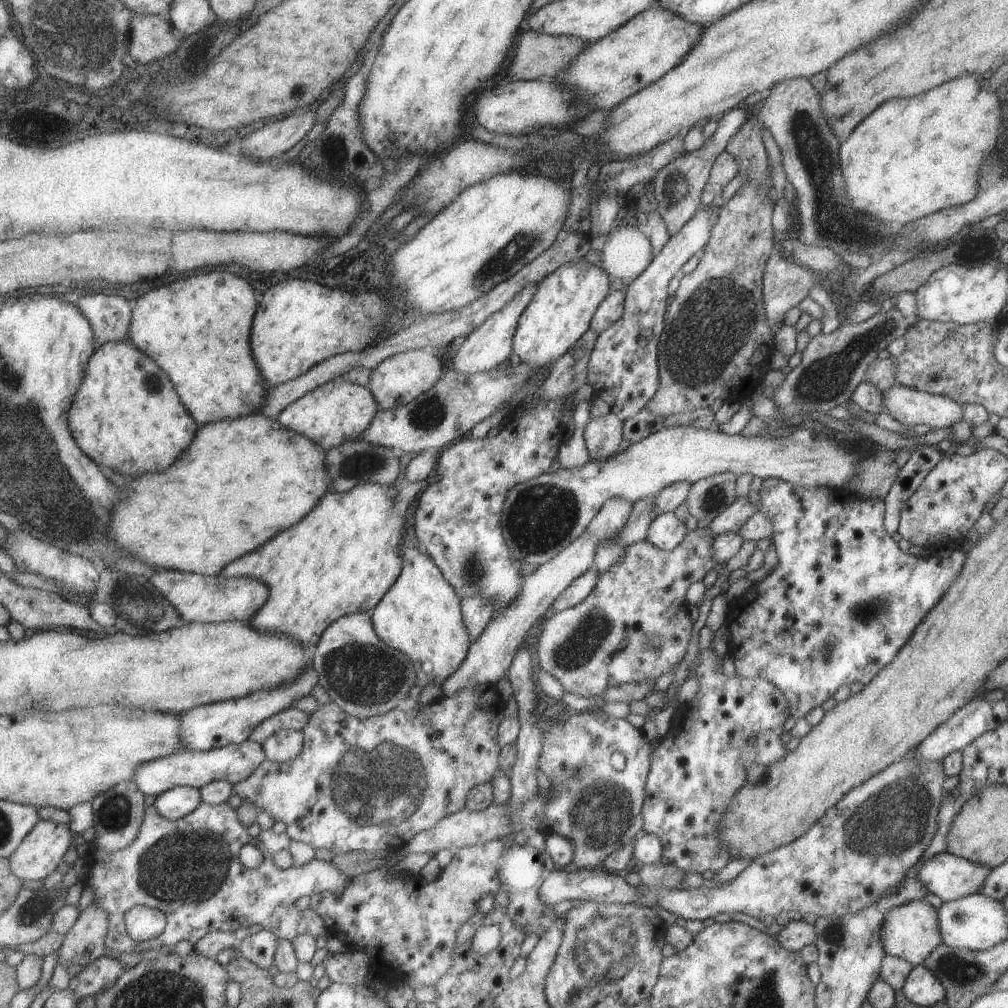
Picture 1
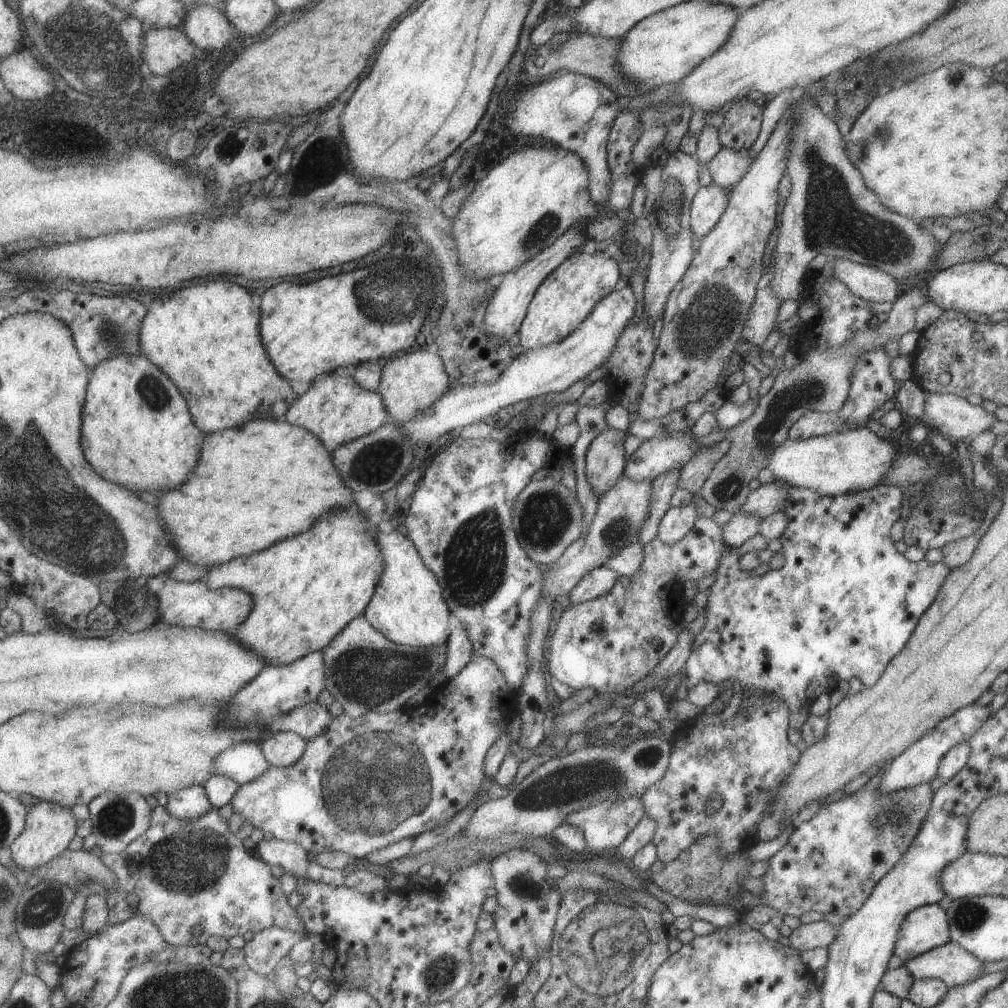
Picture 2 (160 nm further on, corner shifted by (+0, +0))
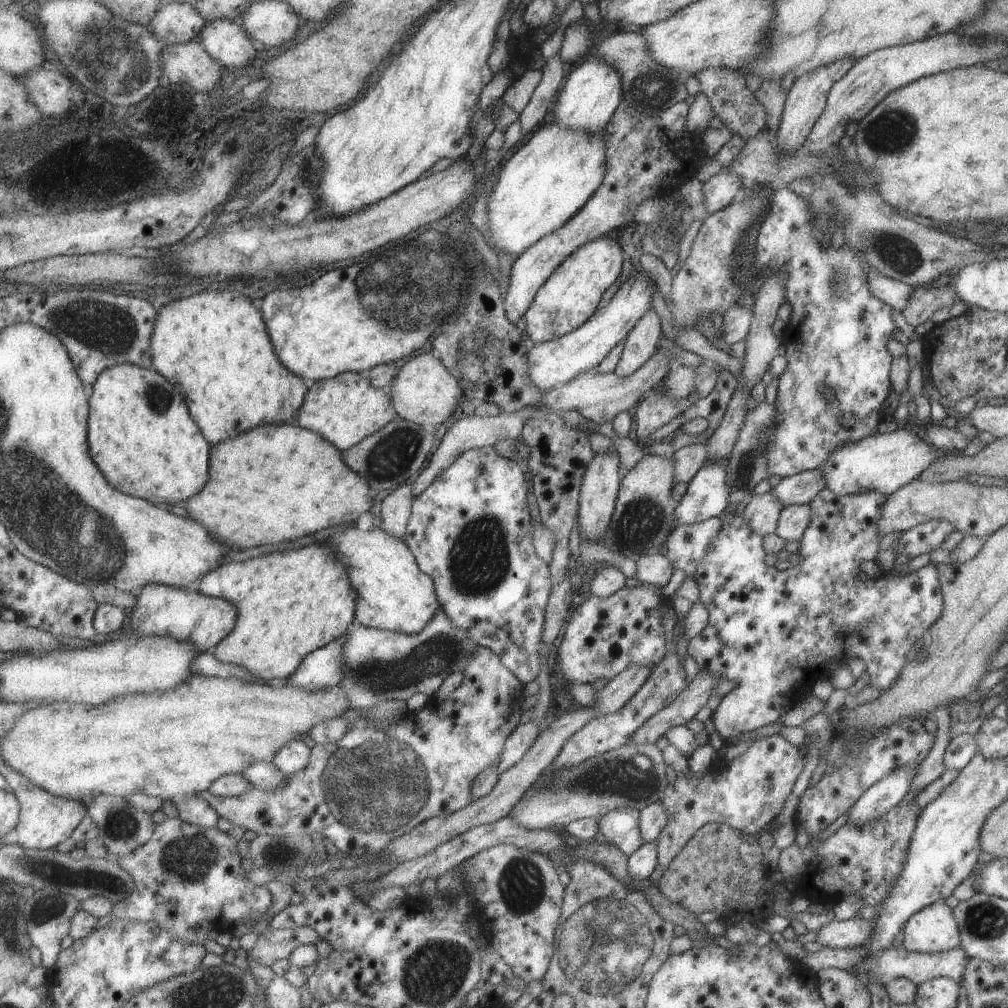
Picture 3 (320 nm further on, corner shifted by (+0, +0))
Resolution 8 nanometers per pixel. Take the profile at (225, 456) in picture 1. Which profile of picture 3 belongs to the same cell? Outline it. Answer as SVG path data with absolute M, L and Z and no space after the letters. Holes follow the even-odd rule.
M261 425L245 436L213 446L213 480L209 480L201 496L193 496L187 508L191 508L191 518L202 522L208 532L233 545L236 550L297 540L345 522L355 526L365 512L371 512L375 492L369 481L361 473L353 472L345 462L343 451L321 433L299 425Z

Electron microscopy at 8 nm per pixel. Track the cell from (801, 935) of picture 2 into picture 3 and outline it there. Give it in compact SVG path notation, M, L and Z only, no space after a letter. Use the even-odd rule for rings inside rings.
M859 916L846 921L836 921L824 925L817 932L818 941L830 949L850 949L861 947L874 934L873 921Z

